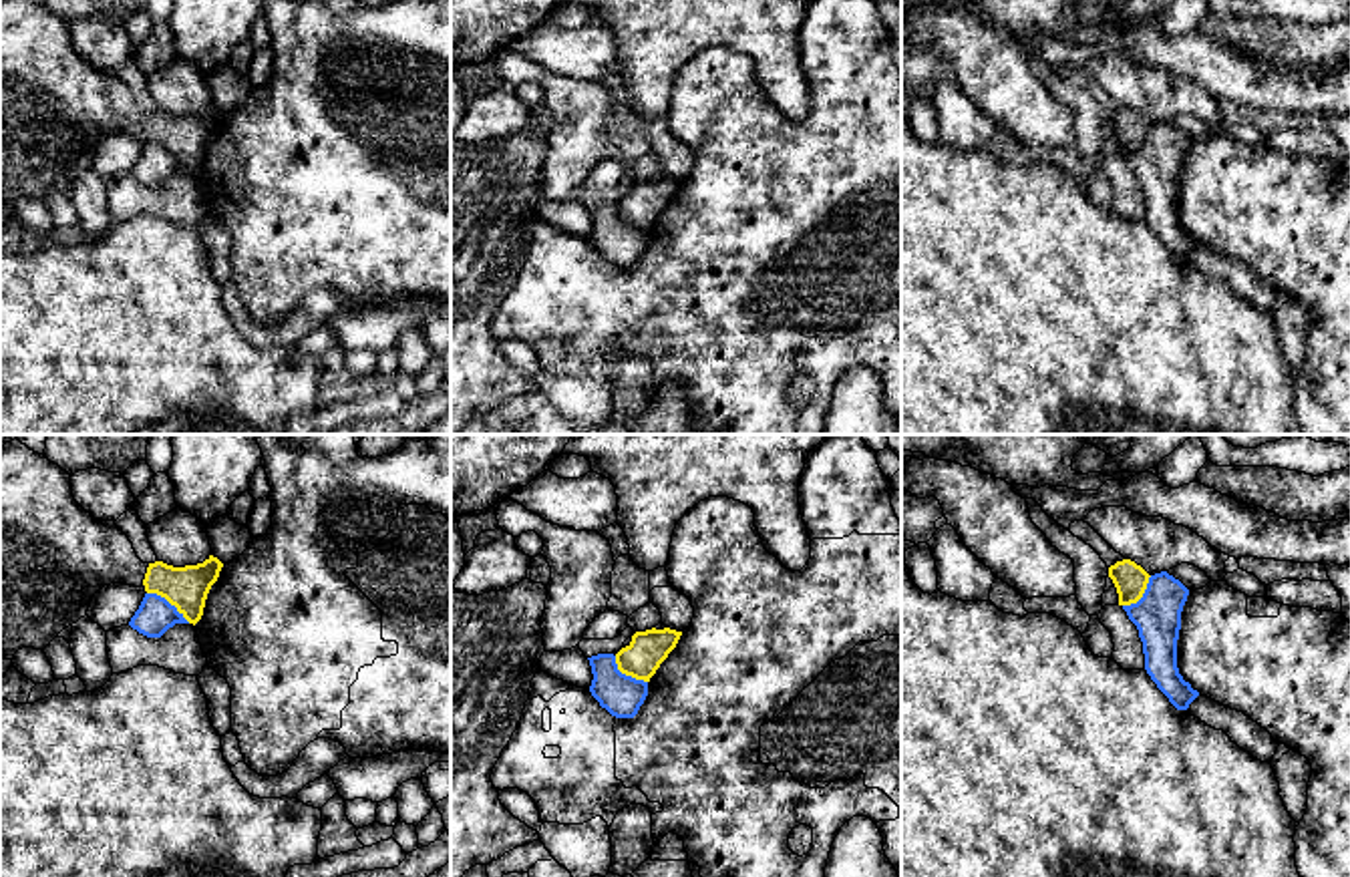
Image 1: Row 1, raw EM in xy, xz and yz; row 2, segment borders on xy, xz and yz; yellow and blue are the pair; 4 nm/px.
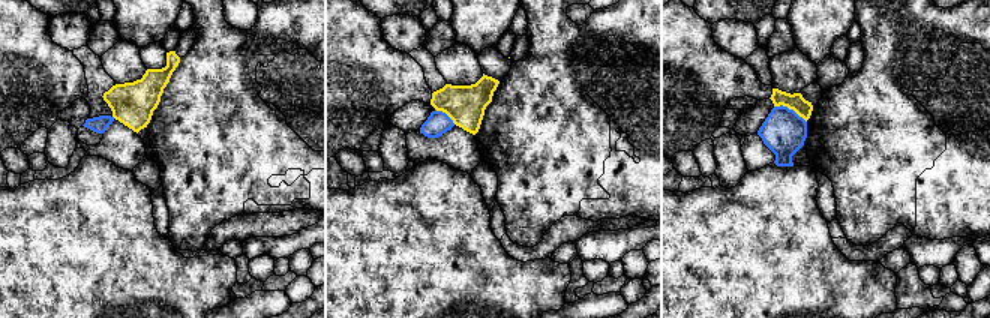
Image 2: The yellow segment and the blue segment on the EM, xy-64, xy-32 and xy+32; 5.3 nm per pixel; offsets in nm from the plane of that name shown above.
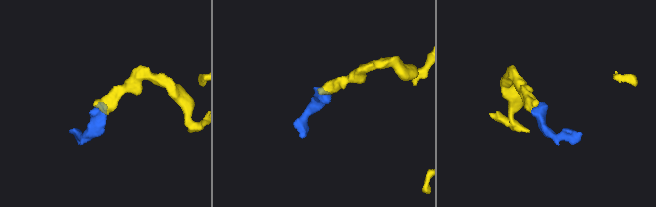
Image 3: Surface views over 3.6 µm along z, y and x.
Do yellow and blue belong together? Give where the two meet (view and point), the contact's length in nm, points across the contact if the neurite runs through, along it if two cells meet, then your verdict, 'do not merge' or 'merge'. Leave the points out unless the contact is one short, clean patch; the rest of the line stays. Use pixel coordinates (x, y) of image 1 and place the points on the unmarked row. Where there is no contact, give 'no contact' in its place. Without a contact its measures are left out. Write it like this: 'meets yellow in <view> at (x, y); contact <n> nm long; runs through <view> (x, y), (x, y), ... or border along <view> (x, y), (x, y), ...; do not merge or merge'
meets yellow in xy at (170, 151); contact 220 nm long; border along xy (147, 141), (163, 145), (190, 171); do not merge

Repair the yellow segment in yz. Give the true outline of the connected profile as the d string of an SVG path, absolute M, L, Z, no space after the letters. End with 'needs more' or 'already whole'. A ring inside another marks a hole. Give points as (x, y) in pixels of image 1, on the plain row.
M1123 109L1109 117L1109 127L1117 137L1119 155L1131 155L1143 147L1151 125L1135 111Z | already whole

